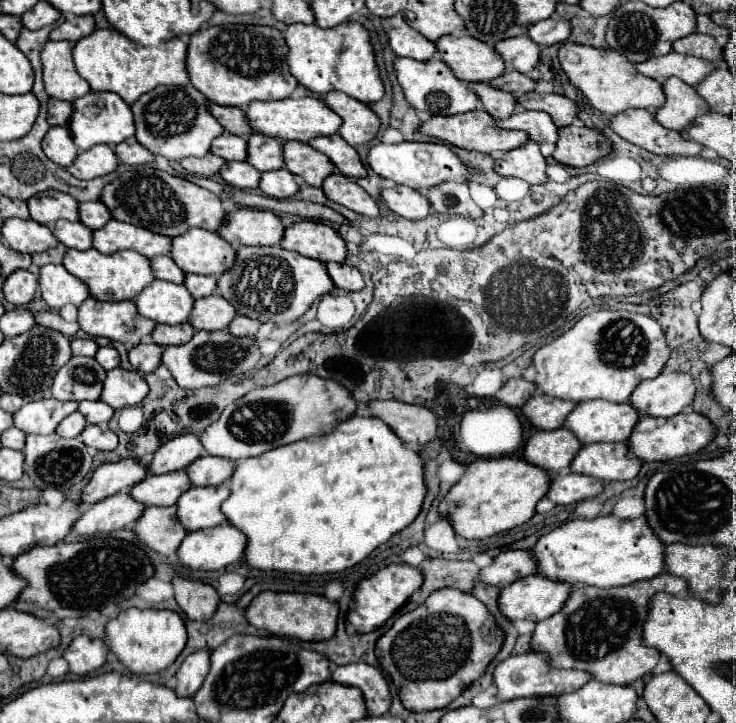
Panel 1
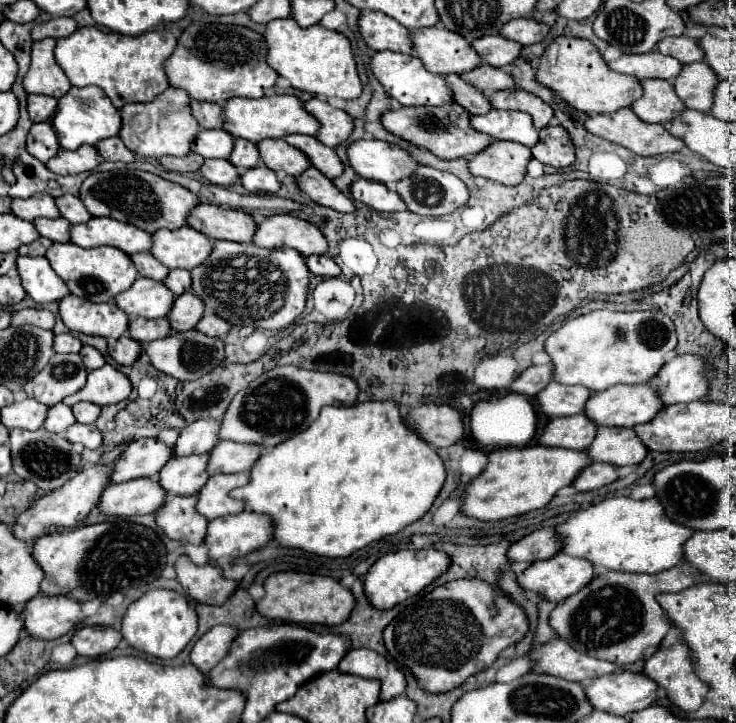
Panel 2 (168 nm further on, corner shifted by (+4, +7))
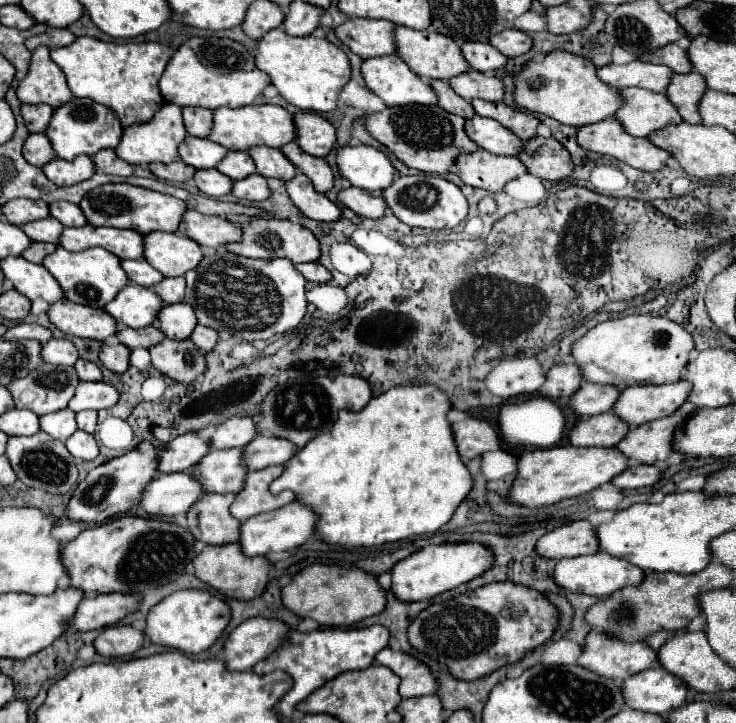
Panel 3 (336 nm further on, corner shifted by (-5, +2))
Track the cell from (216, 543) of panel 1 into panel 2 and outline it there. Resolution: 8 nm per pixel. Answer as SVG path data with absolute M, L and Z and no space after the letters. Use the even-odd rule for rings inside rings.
M243 510L235 516L215 518L207 524L203 544L209 550L211 562L225 556L245 556L271 540L271 520L261 514Z

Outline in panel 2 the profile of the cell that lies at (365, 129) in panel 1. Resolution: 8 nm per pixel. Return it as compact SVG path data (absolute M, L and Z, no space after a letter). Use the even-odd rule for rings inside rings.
M311 98L309 102L305 102L305 108L321 122L317 138L323 144L335 148L351 136L355 124L353 124L353 118L345 110L339 110L321 98Z

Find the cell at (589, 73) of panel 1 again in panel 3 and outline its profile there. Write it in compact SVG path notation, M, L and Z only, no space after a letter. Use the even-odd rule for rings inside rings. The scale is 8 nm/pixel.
M552 51L542 61L528 61L518 73L514 73L514 105L530 113L542 113L556 119L562 125L582 127L612 119L612 113L620 107L616 101L618 89L602 85L596 77L596 67L582 55L568 51Z

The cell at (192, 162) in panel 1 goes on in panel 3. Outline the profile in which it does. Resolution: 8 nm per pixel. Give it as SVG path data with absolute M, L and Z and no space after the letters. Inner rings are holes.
M180 159L164 165L164 163L150 163L148 169L158 177L158 179L164 179L164 181L170 181L170 183L184 183L184 181L190 181L192 179L192 173L194 169L190 165L184 165Z

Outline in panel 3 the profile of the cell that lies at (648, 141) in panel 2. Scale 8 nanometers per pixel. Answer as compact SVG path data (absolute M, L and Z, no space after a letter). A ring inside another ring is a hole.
M612 119L580 127L576 139L582 149L614 157L640 171L658 171L670 159L664 149L648 145L646 137L628 137Z

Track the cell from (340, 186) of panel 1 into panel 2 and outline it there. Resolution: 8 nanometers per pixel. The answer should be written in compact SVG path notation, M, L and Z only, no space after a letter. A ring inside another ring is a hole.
M307 168L299 178L297 184L305 194L315 200L317 204L329 206L337 212L355 212L355 200L351 196L345 196L325 174L321 174L317 168Z

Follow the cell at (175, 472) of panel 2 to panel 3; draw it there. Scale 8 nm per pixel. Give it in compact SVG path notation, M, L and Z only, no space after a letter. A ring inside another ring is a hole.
M212 449L192 475L202 483L206 493L238 493L244 489L248 475L244 463L244 451L234 449Z

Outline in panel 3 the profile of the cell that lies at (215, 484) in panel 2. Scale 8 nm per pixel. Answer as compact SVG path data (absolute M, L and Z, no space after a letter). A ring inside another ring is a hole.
M272 465L260 471L250 471L246 479L246 487L238 493L236 501L230 507L230 513L236 519L246 521L254 515L274 511L292 503L296 499L296 493L292 491L282 491L278 495L270 493L270 483L276 477L280 477L282 471L284 471L284 465Z

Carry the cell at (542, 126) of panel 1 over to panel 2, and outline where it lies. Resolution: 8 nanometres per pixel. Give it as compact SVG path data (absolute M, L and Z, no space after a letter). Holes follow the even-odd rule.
M491 110L485 116L473 116L471 126L479 132L493 136L495 140L511 140L525 146L539 142L539 130L527 112L517 110Z

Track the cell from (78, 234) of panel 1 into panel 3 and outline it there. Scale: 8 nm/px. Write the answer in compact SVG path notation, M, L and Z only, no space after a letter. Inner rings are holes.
M46 217L40 221L32 221L28 225L20 227L32 241L42 241L42 243L58 243L58 237L62 233L62 225L60 221L56 221L54 217Z

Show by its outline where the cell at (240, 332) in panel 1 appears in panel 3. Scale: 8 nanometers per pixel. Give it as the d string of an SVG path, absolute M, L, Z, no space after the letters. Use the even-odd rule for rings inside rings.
M198 325L198 327L192 331L190 341L192 341L202 353L208 353L208 351L216 345L216 341L218 341L218 333L216 333L214 329L204 329L202 325Z

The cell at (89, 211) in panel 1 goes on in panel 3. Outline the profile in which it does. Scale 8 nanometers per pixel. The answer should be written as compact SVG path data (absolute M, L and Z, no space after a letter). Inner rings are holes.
M54 201L48 205L48 209L50 209L50 215L58 219L64 227L82 227L86 223L80 207L70 201Z

